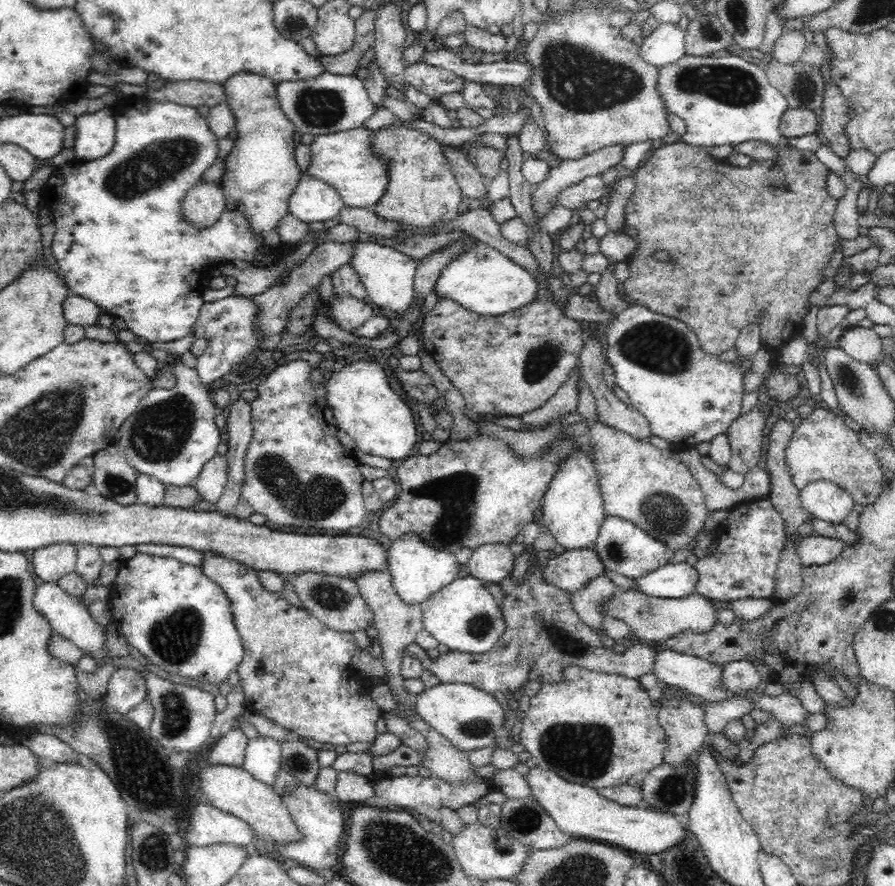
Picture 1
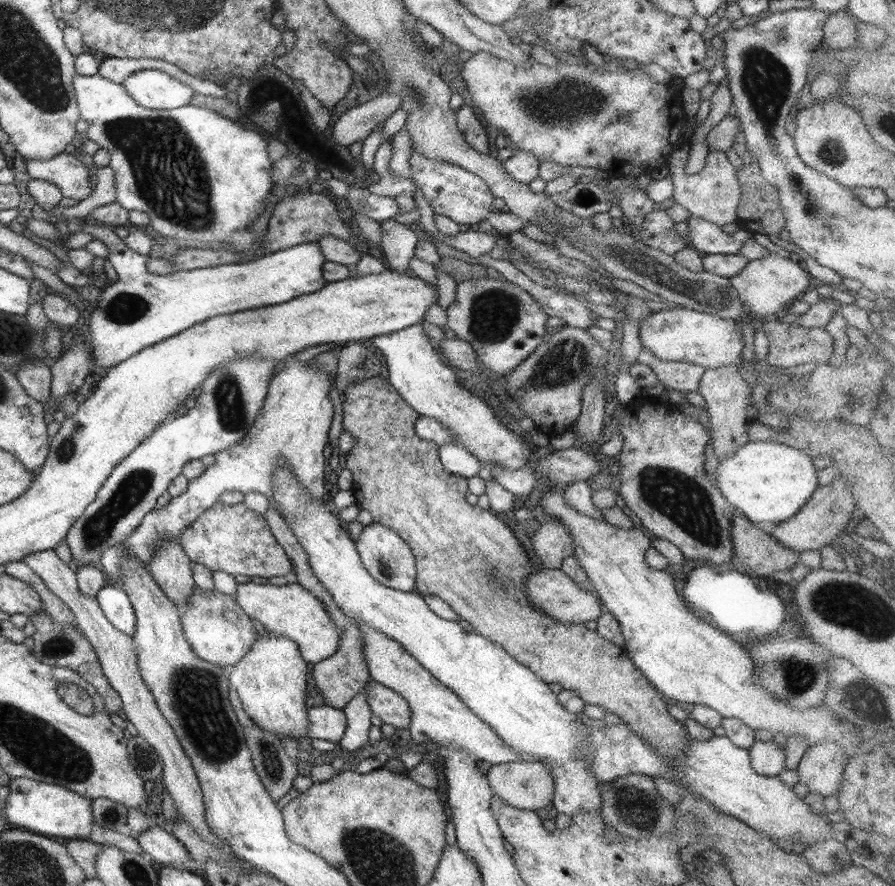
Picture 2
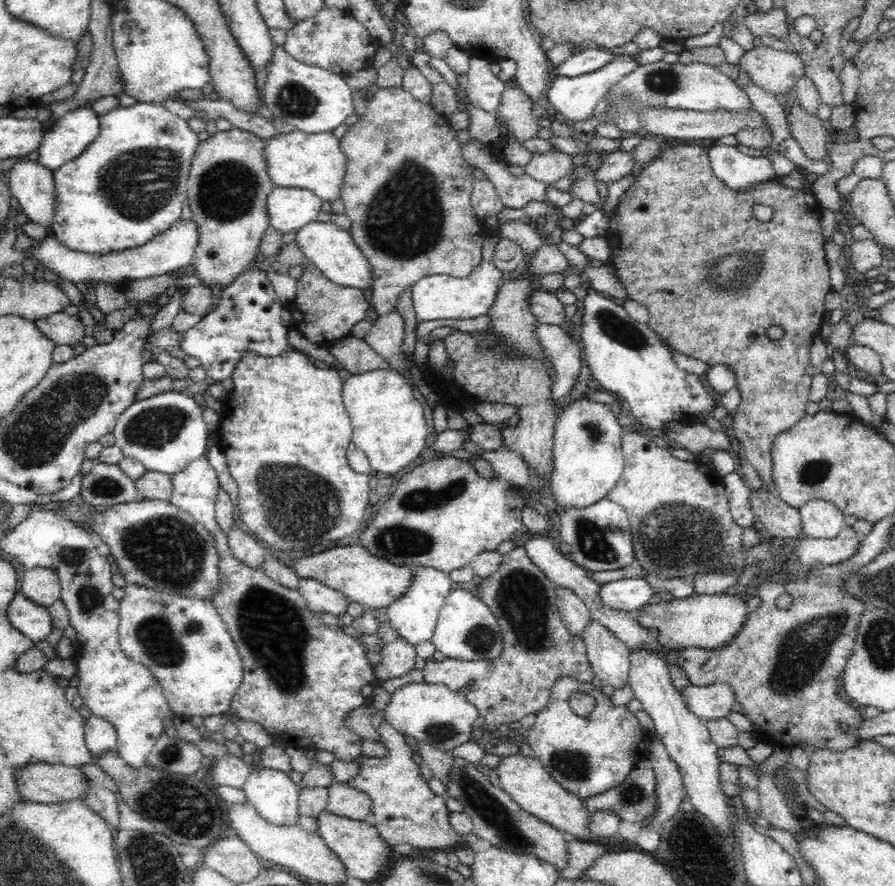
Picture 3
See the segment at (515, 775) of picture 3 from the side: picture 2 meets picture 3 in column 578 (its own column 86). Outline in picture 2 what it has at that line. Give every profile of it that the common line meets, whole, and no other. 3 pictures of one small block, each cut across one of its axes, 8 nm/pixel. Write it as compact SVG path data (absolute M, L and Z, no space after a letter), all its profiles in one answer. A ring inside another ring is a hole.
M16 779L5 800L5 812L12 827L26 830L36 835L59 839L90 840L93 816L91 799L56 784L48 784L32 779Z

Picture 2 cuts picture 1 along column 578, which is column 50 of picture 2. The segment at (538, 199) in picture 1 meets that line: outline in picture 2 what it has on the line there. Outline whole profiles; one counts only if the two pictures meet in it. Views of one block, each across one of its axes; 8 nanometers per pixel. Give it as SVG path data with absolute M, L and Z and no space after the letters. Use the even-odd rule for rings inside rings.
M62 152L62 154L58 154L58 156L50 160L27 162L27 170L32 179L47 180L52 184L58 185L64 197L81 201L93 193L93 184L89 181L91 179L89 176L91 175L88 172L88 168L77 157L77 153L67 154Z

